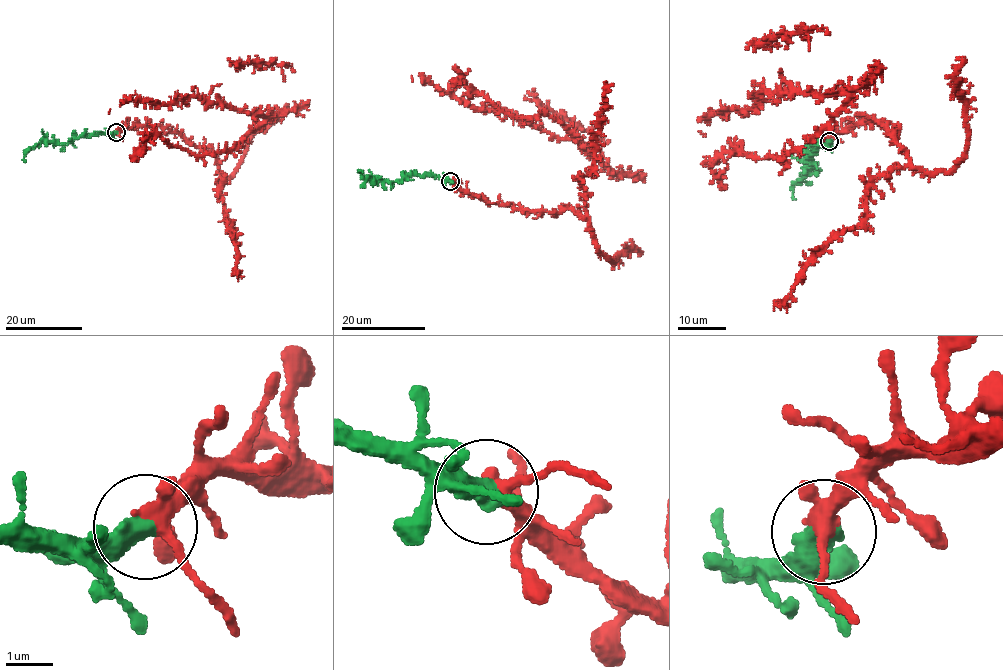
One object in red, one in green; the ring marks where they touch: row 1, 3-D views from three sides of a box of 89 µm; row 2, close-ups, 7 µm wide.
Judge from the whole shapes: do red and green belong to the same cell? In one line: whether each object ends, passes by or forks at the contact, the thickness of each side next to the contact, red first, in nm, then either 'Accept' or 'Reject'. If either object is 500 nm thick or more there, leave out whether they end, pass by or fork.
Thickness 320 nm (red) against 500 nm. Accept

